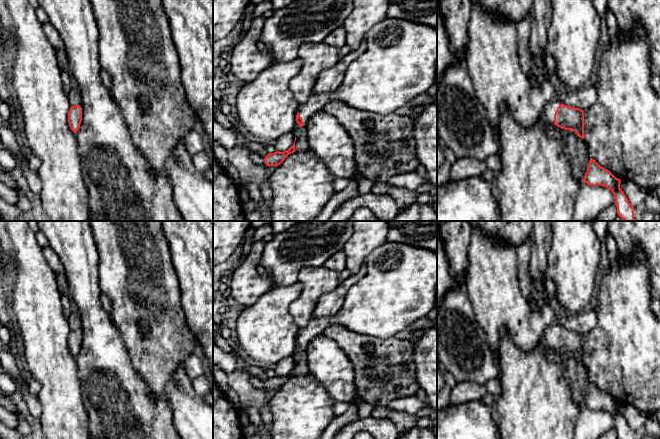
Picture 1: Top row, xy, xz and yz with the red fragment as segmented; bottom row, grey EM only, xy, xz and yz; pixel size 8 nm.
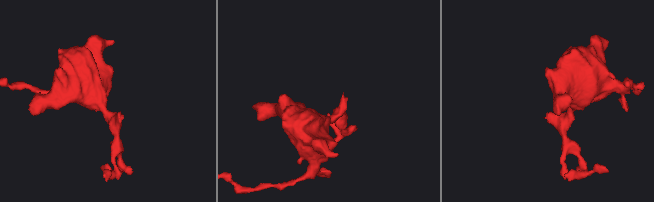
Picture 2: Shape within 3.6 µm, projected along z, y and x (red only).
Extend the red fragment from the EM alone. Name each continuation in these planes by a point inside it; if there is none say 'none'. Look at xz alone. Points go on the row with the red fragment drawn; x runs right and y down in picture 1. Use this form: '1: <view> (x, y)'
1: xz (398, 64)

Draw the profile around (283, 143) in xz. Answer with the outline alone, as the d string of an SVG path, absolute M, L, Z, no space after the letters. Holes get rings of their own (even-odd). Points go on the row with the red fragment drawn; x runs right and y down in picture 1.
M293 132L286 133L276 139L275 149L276 151L283 152L287 151L295 141L295 136Z

